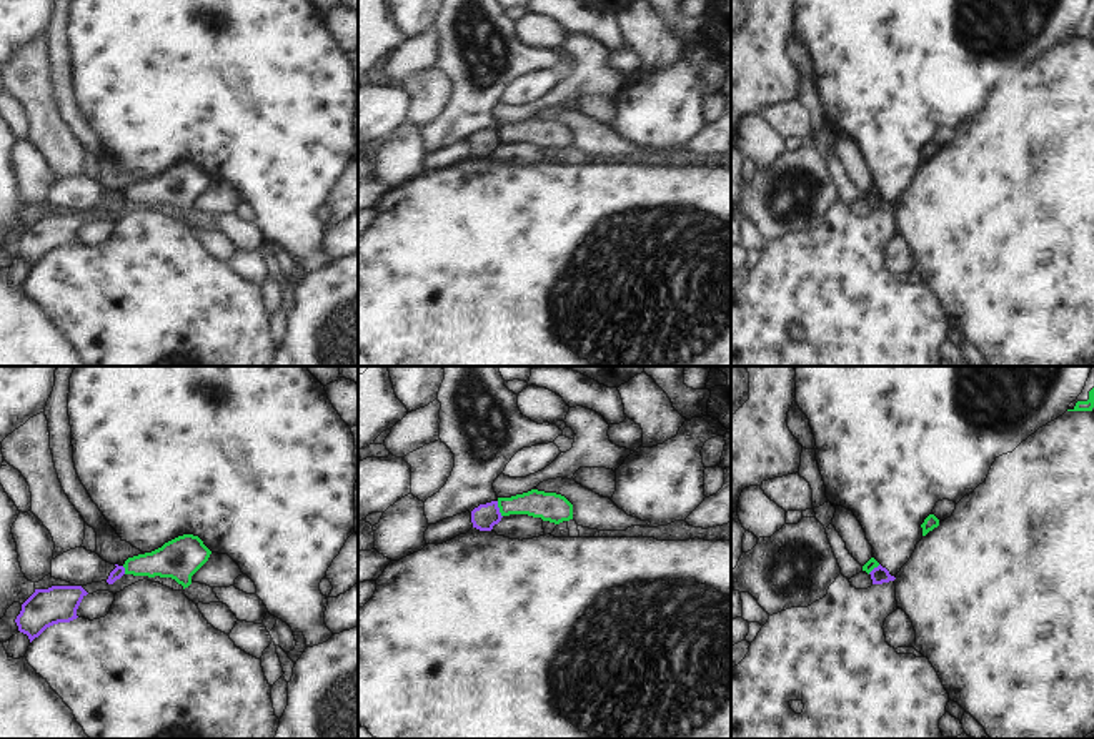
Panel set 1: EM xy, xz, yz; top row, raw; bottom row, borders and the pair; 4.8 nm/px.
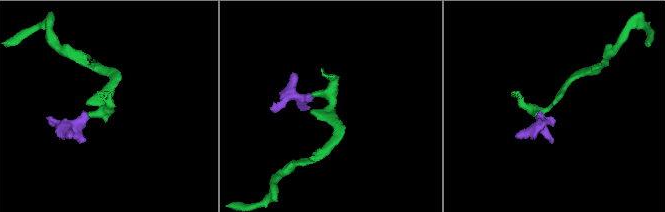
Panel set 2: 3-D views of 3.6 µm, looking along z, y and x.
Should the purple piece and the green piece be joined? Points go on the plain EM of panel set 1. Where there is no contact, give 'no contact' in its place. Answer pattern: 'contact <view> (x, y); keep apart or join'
contact xz (498, 137); keep apart

